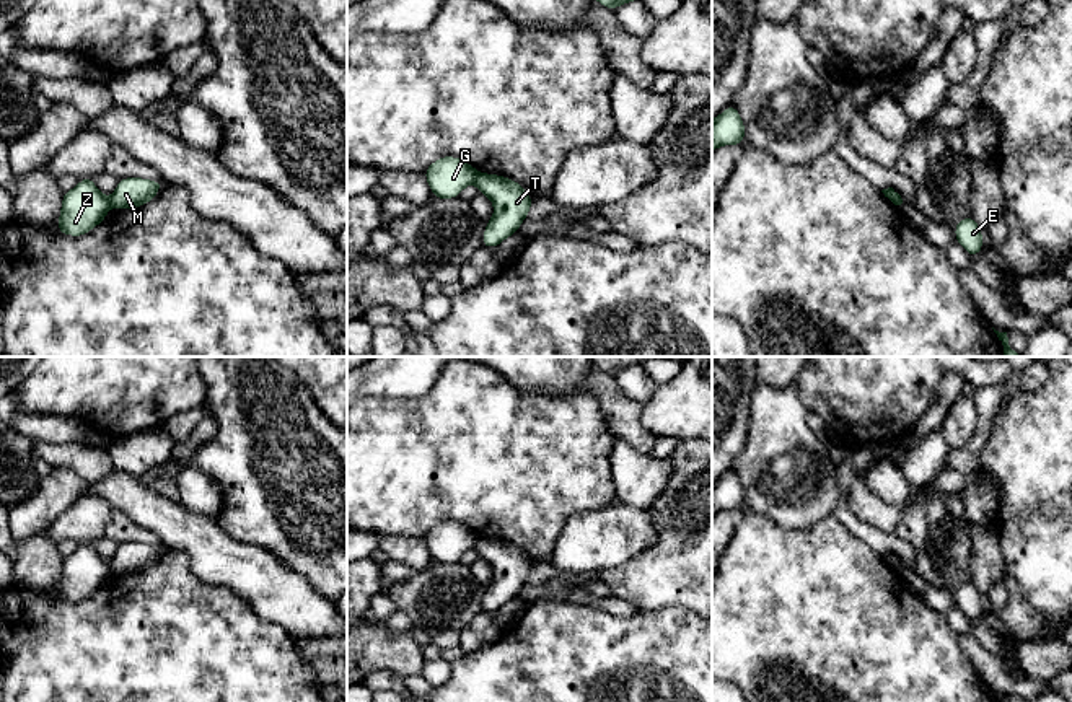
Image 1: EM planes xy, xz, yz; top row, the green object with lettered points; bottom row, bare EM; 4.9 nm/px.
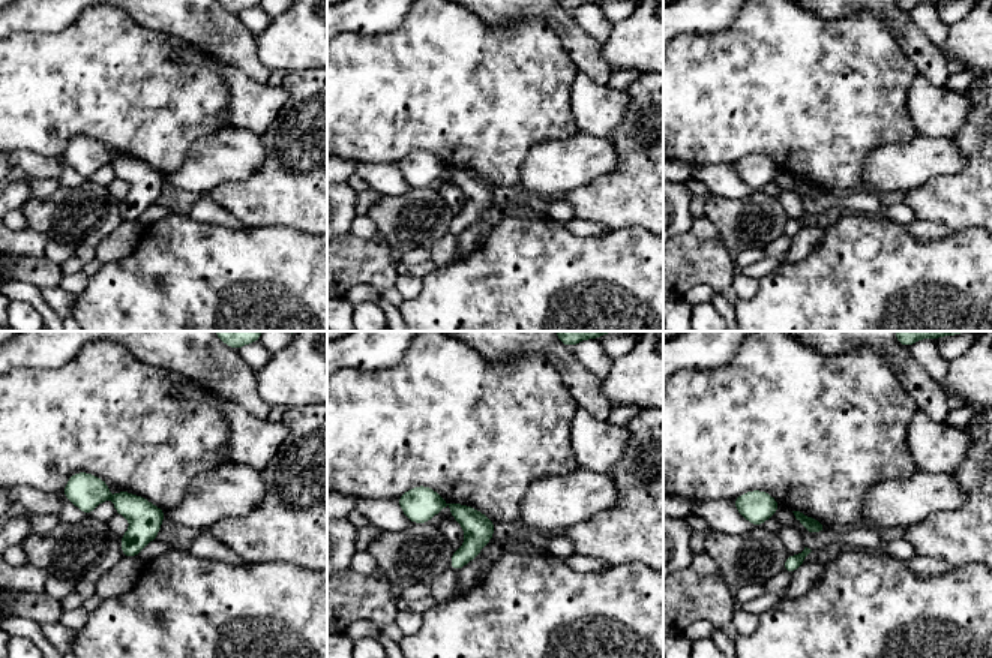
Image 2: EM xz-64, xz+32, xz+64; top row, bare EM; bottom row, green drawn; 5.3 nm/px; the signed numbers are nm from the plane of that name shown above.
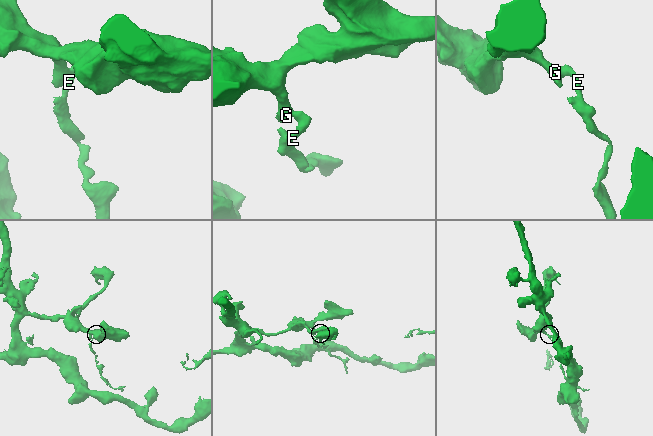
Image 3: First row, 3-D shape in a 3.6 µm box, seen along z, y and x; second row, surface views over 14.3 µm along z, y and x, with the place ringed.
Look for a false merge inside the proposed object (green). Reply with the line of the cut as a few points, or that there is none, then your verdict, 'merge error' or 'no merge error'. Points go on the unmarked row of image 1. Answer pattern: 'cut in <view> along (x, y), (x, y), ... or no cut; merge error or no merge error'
cut in xz along (479, 539), (473, 548); merge error

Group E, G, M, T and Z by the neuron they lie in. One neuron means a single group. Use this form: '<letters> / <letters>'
E M T / G Z

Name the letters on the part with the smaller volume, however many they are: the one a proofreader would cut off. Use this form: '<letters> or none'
E, M, T

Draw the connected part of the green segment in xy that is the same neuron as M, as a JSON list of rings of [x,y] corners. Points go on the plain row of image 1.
[[[122,542],[111,560],[111,572],[125,575],[147,570],[160,557],[161,549],[163,546],[145,542]]]

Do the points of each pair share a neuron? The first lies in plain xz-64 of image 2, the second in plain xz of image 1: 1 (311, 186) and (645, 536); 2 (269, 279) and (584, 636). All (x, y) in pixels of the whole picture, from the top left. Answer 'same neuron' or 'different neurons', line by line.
1: different neurons
2: same neuron

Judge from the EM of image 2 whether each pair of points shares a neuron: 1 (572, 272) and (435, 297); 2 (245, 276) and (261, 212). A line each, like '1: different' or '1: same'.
1: same
2: different

